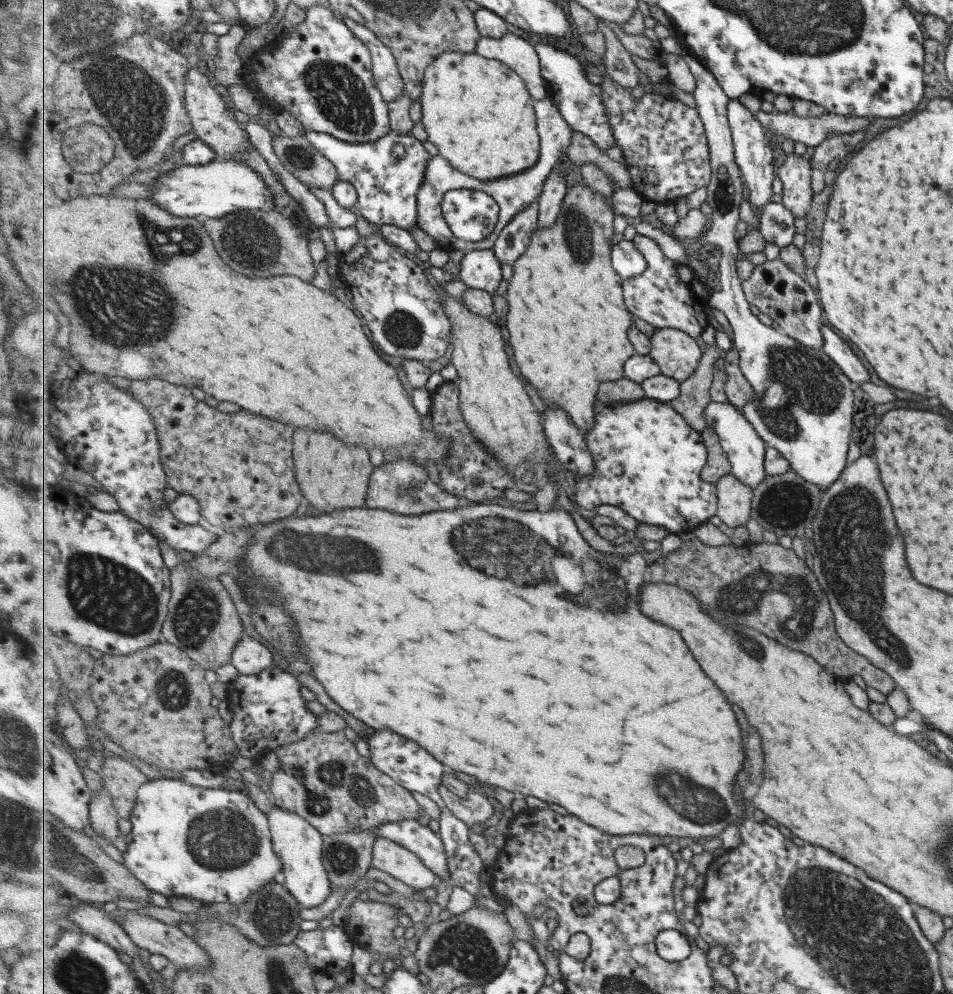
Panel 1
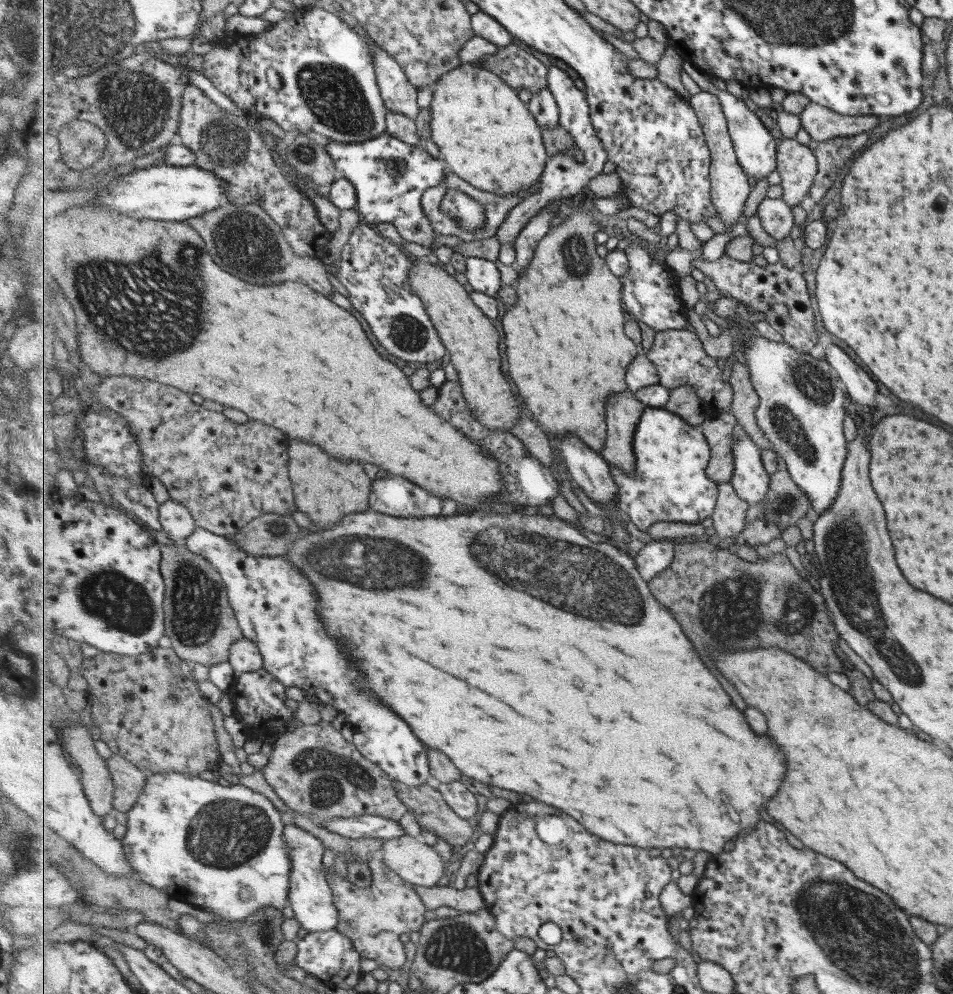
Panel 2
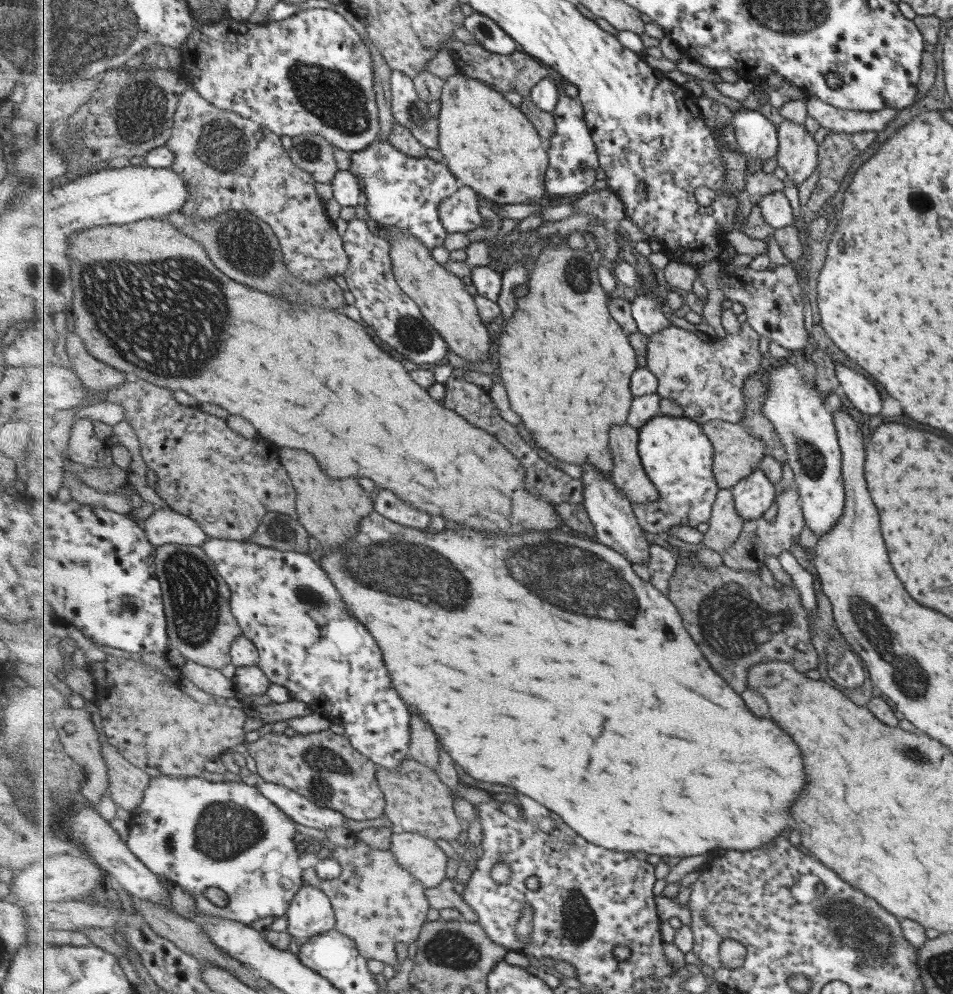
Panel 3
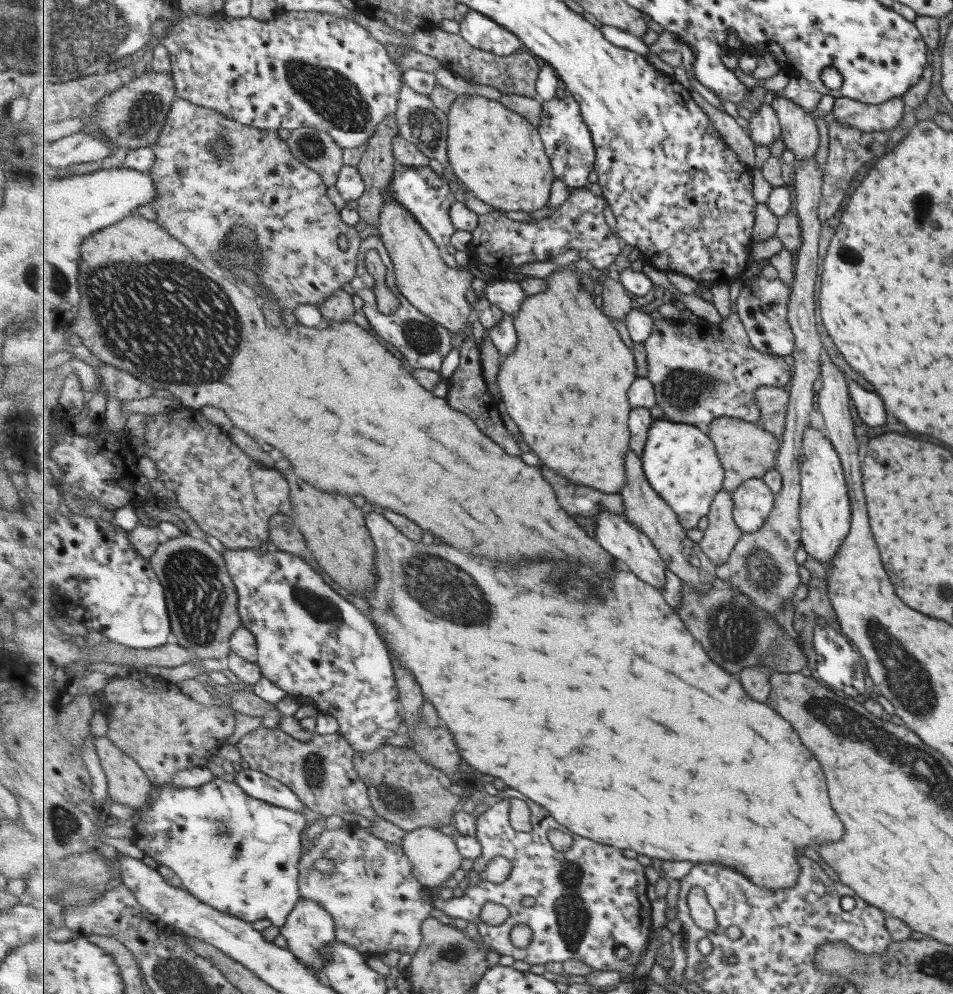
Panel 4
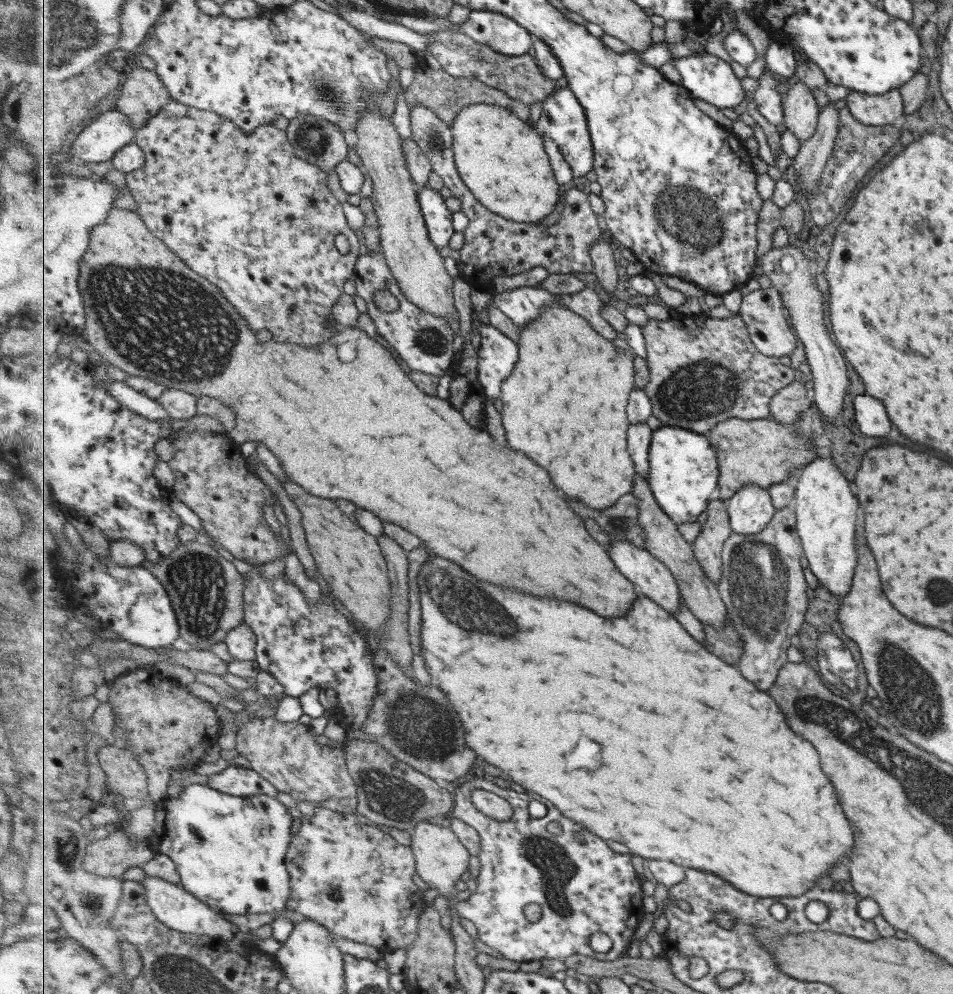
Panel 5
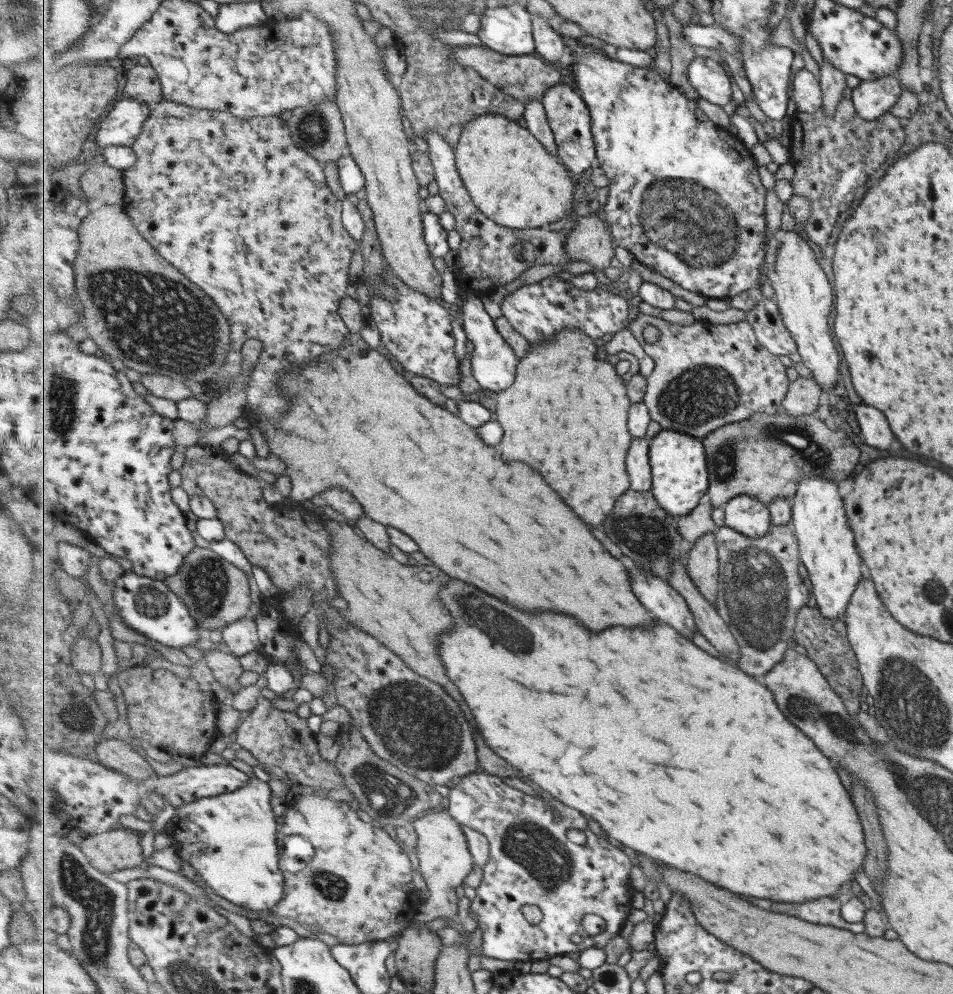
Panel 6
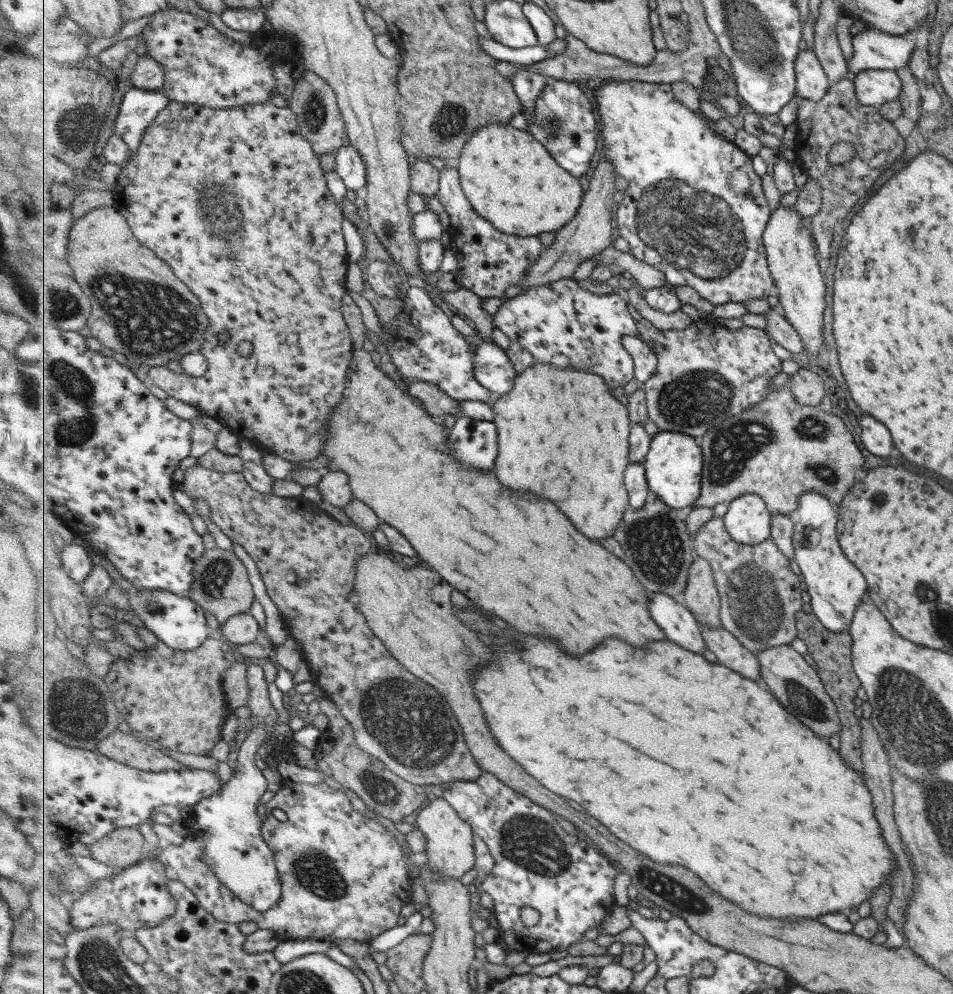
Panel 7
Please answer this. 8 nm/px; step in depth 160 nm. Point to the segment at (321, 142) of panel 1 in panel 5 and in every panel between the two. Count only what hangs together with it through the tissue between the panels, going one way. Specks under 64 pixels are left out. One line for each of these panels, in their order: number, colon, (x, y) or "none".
2: (390, 176)
3: (403, 191)
4: (428, 195)
5: (439, 217)

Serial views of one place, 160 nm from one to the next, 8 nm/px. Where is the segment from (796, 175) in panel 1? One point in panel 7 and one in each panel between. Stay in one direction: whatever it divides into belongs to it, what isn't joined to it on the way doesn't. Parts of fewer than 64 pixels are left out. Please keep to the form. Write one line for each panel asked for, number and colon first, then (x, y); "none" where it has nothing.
2: (796, 164)
3: (798, 154)
4: (799, 134)
5: (800, 111)
6: (807, 96)
7: (812, 82)

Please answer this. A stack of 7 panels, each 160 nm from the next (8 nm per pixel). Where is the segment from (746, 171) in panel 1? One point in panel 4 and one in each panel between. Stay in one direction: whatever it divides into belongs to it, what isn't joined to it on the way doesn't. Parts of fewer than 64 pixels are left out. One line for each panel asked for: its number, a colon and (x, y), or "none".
2: (756, 148)
3: (757, 137)
4: (764, 127)

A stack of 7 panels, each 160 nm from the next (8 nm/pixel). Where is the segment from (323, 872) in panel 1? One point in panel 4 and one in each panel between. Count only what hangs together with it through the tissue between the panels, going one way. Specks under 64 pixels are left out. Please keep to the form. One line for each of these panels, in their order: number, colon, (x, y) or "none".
2: (311, 897)
3: (311, 913)
4: (310, 930)

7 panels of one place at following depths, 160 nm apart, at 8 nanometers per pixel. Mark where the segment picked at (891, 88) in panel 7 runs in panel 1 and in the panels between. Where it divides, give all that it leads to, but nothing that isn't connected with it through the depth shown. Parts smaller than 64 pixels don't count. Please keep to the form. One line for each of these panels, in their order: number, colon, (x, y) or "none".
1: (809, 130)
2: (820, 123)
3: (834, 119)
4: (866, 117)
5: (869, 109)
6: (871, 98)

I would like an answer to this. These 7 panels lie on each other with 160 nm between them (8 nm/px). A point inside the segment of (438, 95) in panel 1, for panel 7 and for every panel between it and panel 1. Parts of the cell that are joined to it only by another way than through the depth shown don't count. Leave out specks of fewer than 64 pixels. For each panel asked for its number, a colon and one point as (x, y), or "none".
2: (485, 133)
3: (489, 144)
4: (500, 155)
5: (496, 152)
6: (516, 181)
7: (538, 196)

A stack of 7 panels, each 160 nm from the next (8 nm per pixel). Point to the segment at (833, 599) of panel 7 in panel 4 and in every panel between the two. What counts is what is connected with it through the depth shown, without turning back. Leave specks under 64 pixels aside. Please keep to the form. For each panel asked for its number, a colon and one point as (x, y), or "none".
4: (824, 510)
5: (825, 507)
6: (828, 550)

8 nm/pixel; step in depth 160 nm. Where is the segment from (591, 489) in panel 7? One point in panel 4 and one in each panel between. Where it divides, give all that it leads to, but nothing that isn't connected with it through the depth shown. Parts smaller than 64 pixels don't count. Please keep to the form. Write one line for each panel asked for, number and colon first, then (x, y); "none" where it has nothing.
4: (557, 395)
5: (566, 402)
6: (560, 416)

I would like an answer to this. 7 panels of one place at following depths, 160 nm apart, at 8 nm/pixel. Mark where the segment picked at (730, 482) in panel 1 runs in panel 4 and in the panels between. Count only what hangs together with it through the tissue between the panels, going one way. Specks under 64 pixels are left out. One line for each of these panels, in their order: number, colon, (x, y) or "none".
2: (730, 517)
3: (726, 525)
4: (720, 538)

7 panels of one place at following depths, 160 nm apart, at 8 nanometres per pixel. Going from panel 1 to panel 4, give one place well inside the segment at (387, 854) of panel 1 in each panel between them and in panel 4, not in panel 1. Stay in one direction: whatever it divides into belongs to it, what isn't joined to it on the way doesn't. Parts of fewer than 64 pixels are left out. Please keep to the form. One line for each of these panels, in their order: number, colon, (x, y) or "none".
2: (416, 862)
3: (420, 855)
4: (435, 855)

